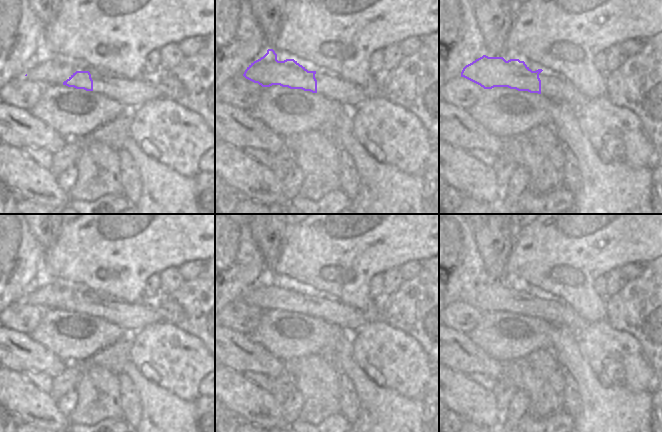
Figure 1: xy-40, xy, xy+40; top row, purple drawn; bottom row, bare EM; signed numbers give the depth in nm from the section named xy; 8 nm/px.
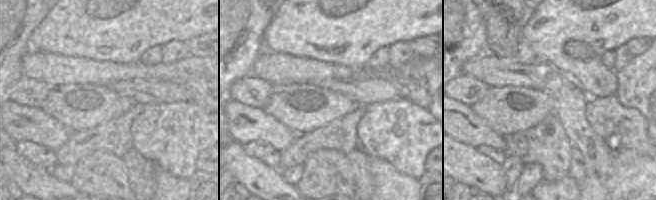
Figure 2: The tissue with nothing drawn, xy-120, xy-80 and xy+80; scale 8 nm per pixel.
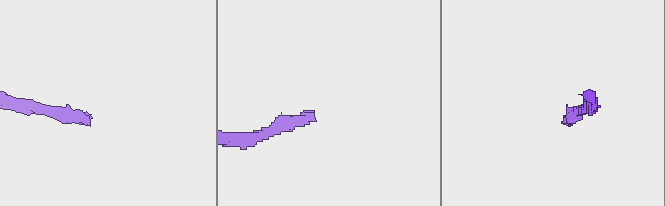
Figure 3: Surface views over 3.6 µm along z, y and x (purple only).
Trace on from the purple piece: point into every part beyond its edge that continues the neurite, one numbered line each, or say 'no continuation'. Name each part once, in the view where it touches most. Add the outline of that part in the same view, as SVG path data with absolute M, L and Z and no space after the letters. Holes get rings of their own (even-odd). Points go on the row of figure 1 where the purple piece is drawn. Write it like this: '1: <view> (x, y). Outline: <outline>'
1: xy+40 (554, 87). Outline: M542 71L539 78L541 95L548 97L553 103L568 103L580 107L587 100L581 91L558 75Z

